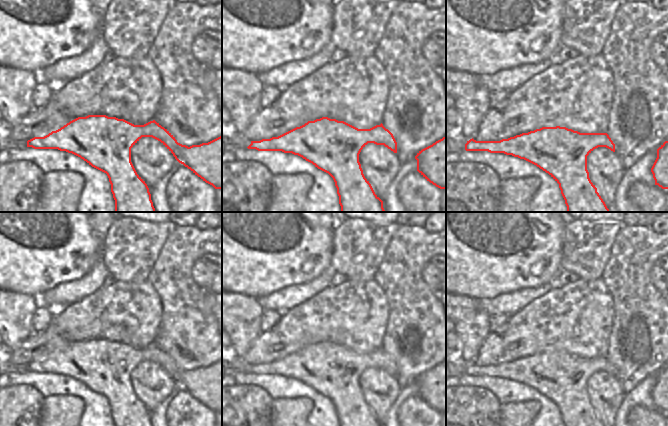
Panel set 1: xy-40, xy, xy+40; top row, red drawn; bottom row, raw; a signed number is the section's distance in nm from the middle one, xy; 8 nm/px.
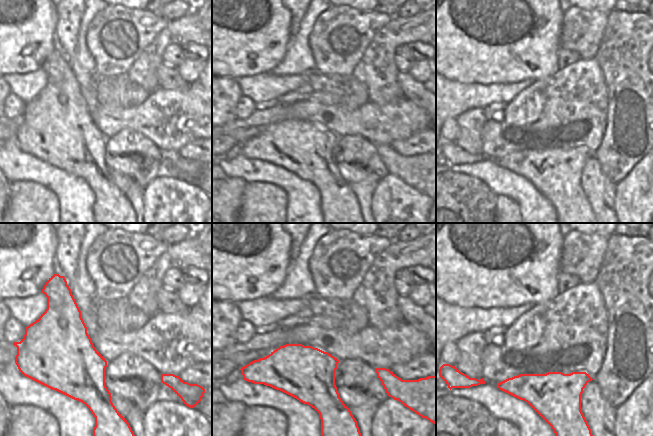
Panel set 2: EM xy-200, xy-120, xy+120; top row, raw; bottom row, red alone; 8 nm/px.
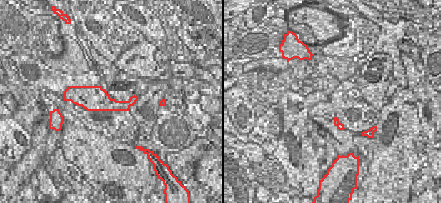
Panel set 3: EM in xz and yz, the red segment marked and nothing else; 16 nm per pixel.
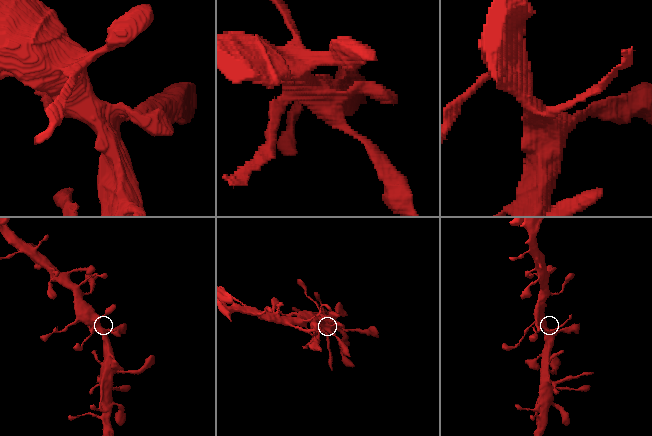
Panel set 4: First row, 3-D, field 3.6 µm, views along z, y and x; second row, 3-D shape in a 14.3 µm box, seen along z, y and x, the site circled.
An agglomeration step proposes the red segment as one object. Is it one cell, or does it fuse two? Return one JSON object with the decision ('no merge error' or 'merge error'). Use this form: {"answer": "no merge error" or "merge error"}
{"answer": "no merge error"}

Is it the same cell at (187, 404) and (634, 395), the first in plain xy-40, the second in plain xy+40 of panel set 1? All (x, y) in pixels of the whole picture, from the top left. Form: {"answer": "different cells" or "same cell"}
{"answer": "different cells"}

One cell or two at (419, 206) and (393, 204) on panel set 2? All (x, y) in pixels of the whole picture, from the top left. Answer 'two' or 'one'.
one

